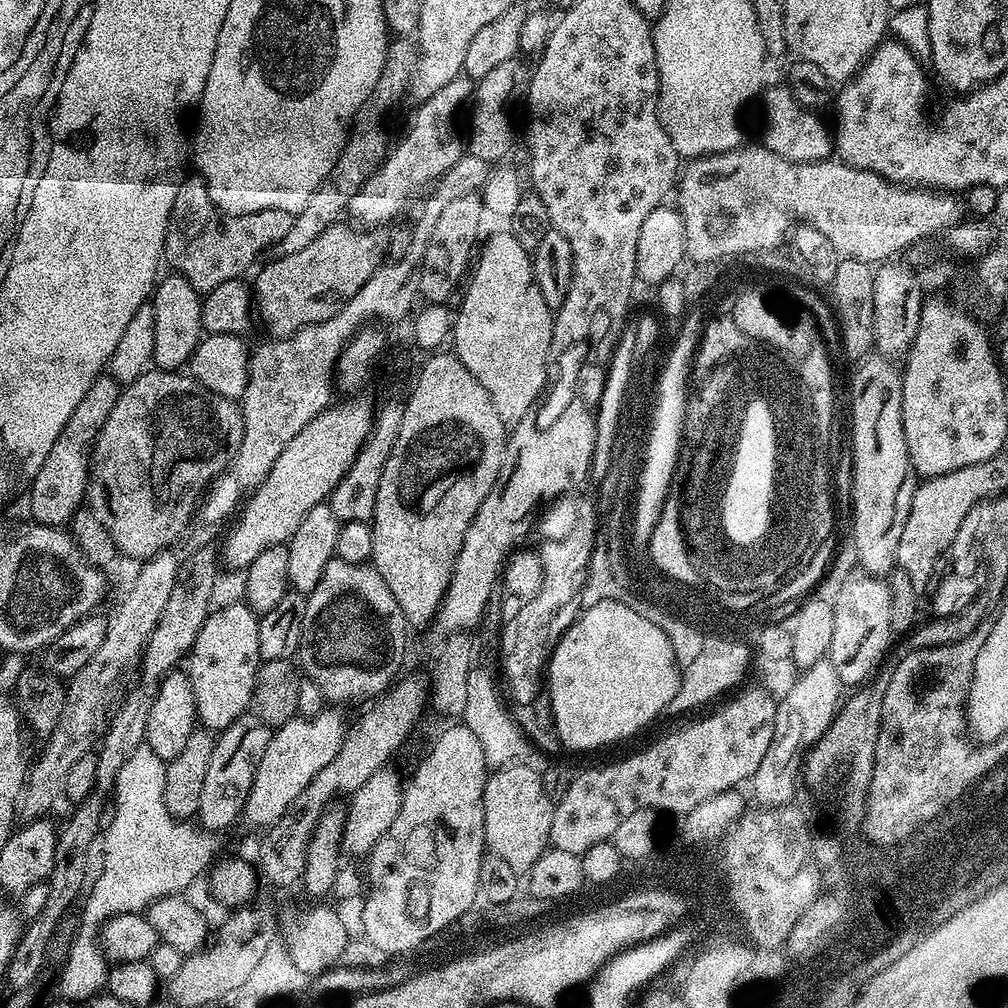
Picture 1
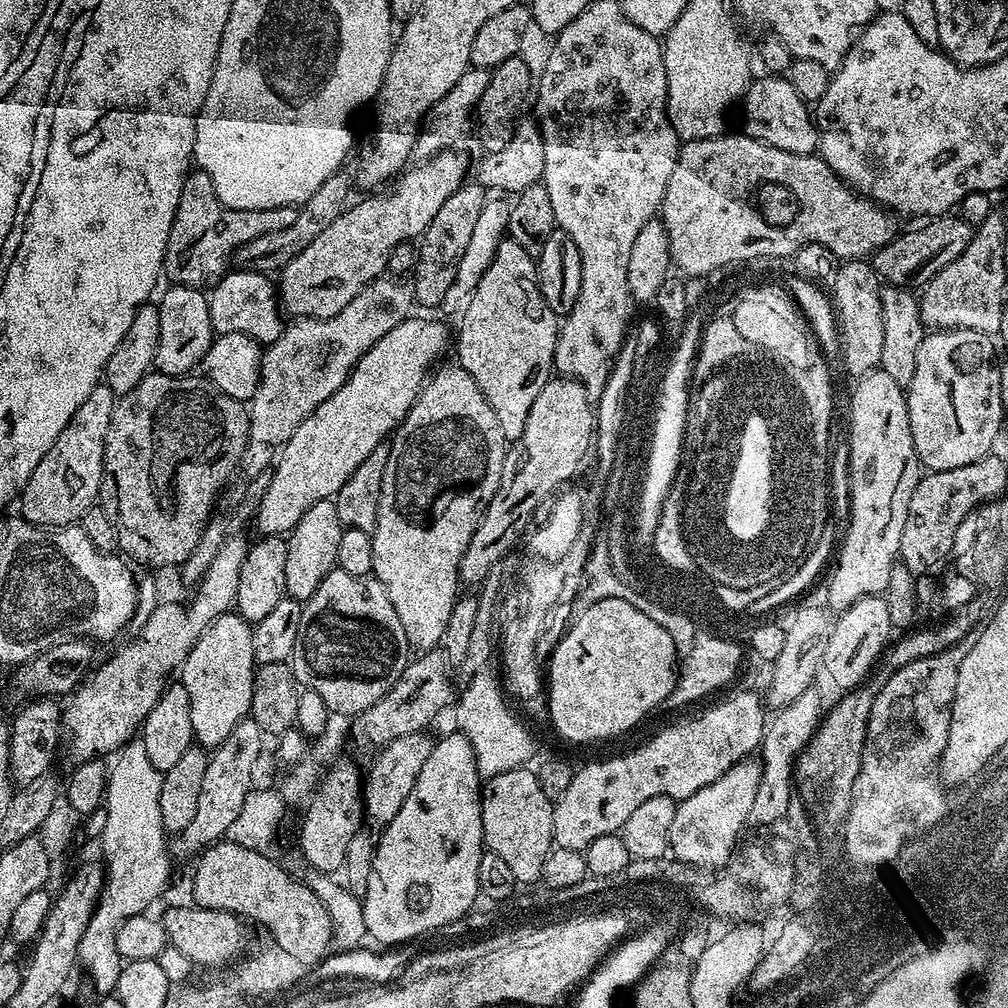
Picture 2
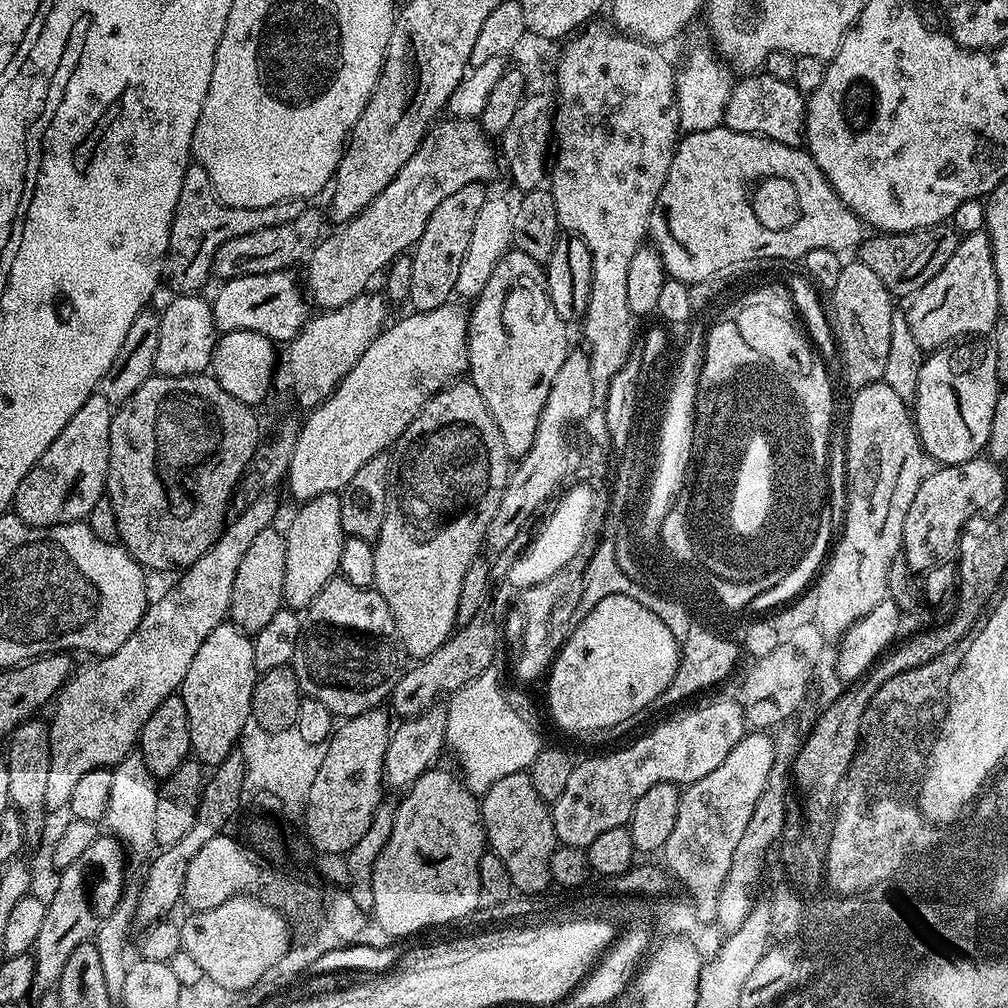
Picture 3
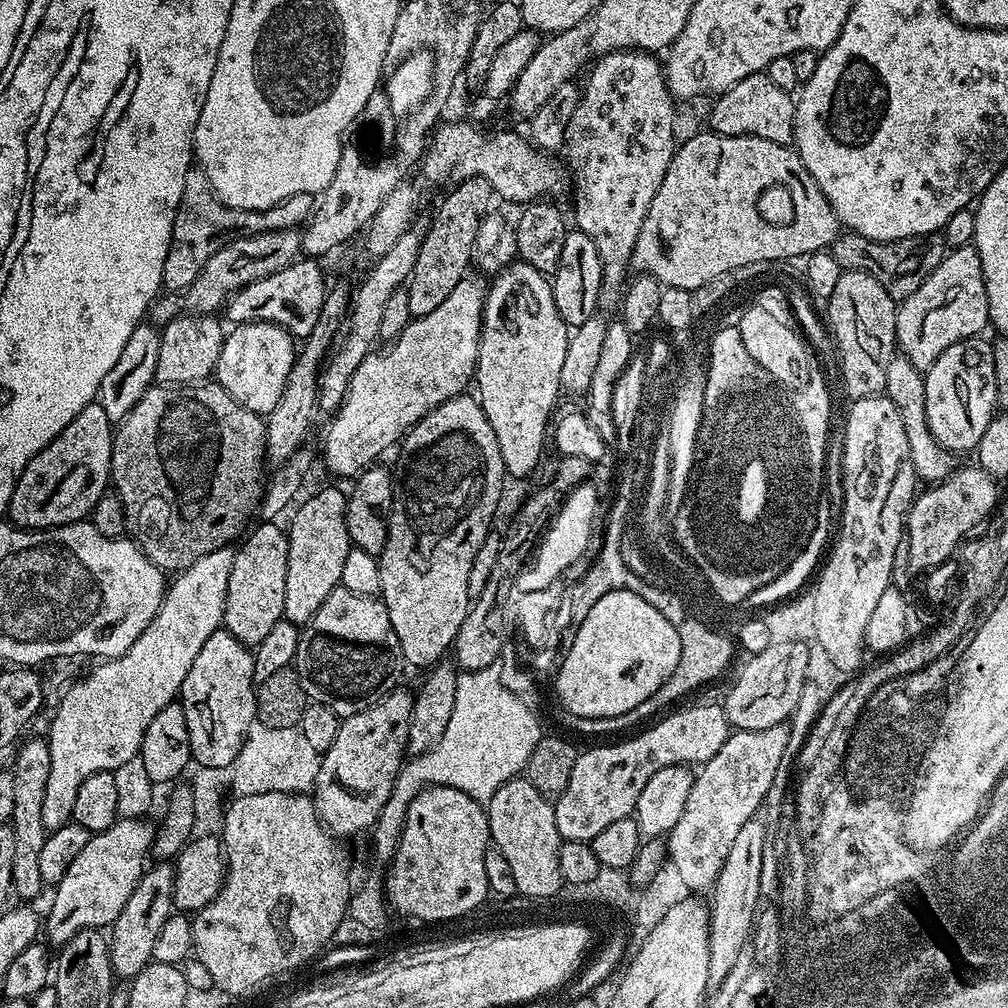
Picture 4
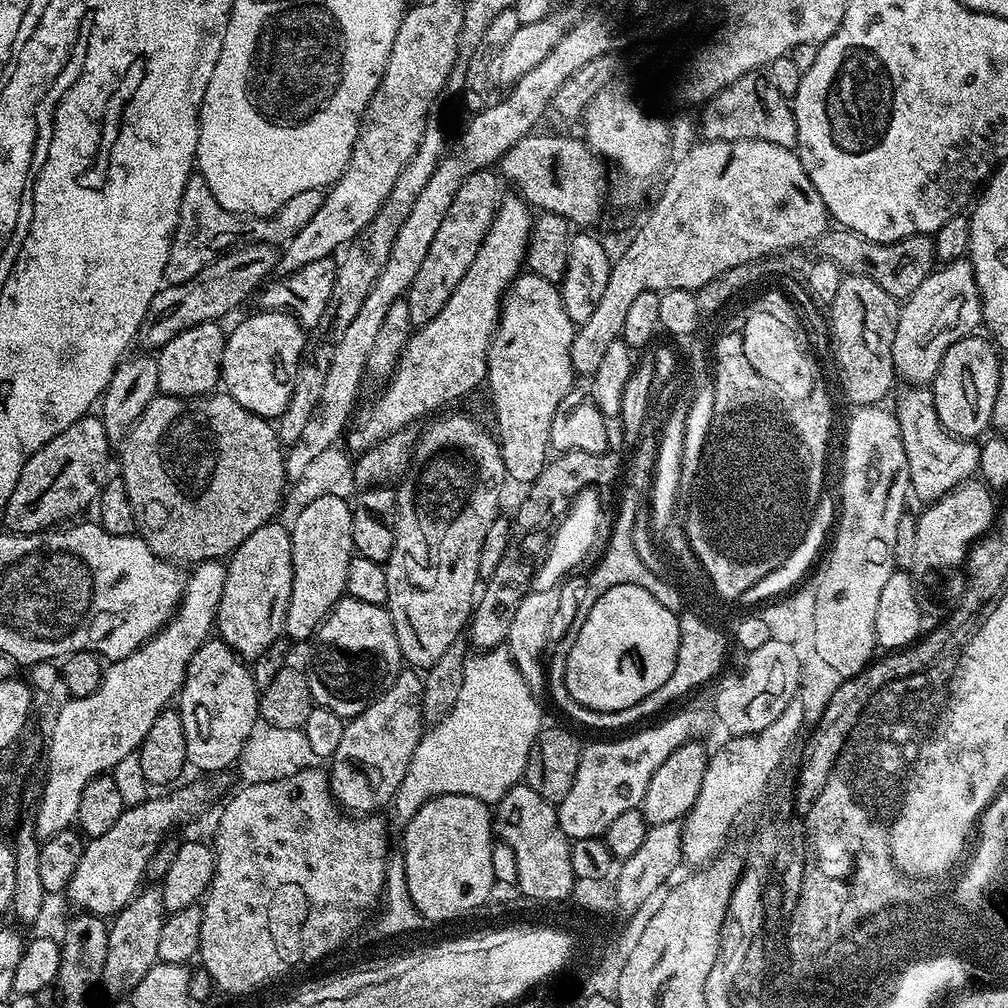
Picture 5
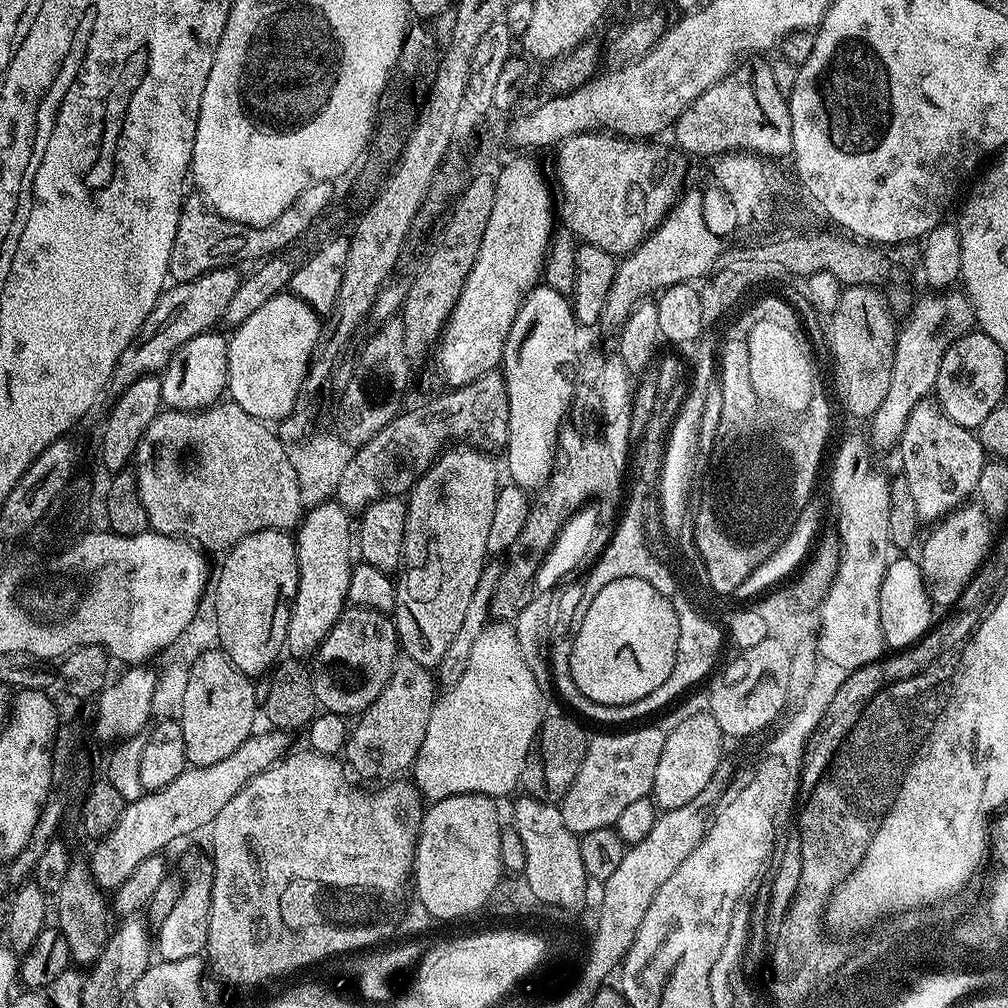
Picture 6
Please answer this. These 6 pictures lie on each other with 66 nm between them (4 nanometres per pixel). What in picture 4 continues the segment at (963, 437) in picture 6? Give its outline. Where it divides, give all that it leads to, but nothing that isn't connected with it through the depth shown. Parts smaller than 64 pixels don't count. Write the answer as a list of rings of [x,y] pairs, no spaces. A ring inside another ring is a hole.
[[[903,354],[890,358],[890,366],[886,369],[886,386],[884,392],[898,406],[898,414],[902,414],[902,426],[906,426],[906,440],[910,442],[910,458],[914,462],[917,477],[924,482],[944,480],[957,467],[957,457],[943,448],[930,434],[930,426],[926,422],[926,386],[924,372],[910,362]]]

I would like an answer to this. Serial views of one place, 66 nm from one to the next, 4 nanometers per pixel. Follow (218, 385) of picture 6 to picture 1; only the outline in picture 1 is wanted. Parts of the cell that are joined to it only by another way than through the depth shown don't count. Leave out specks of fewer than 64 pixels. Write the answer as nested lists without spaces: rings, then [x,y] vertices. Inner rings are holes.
[[[175,274],[161,279],[155,285],[154,295],[150,303],[154,306],[154,354],[152,359],[155,367],[160,370],[180,370],[187,365],[205,335],[202,326],[201,293],[186,282],[186,278]]]

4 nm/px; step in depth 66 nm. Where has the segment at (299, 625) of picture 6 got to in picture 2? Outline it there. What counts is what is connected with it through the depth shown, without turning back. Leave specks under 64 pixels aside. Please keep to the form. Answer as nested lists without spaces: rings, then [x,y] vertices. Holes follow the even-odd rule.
[[[335,499],[314,502],[302,518],[287,533],[288,549],[286,550],[286,586],[285,593],[293,600],[309,600],[322,586],[322,578],[336,567],[338,558],[338,541],[341,540],[345,527],[340,523]]]

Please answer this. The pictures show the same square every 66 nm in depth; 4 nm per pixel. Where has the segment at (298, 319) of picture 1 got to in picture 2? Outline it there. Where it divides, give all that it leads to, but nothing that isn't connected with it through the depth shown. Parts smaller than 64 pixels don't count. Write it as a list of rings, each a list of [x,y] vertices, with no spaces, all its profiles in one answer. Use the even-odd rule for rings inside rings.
[[[460,150],[439,152],[437,156],[417,165],[417,168],[409,167],[385,196],[372,194],[369,195],[372,196],[369,200],[364,200],[361,204],[353,203],[345,207],[344,213],[334,218],[334,222],[330,222],[330,226],[326,226],[326,230],[322,230],[322,234],[318,234],[318,238],[314,238],[314,242],[310,242],[310,246],[302,250],[302,254],[298,254],[298,258],[290,258],[288,265],[280,269],[278,295],[283,311],[289,317],[328,319],[338,314],[367,284],[385,275],[387,260],[399,243],[412,242],[424,235],[426,226],[434,222],[434,214],[438,214],[439,208],[446,203],[446,198],[450,198],[450,194],[454,194],[454,190],[458,190],[461,184],[465,183],[470,172],[470,160],[464,157]]]

